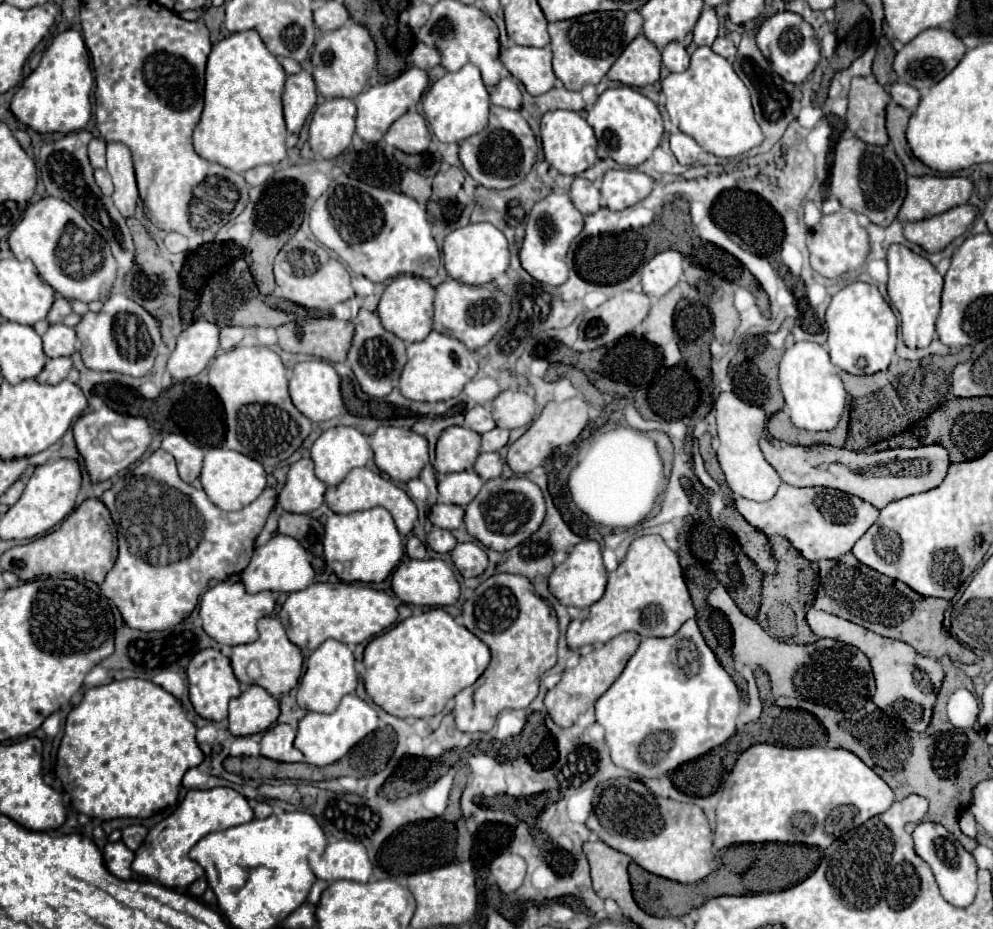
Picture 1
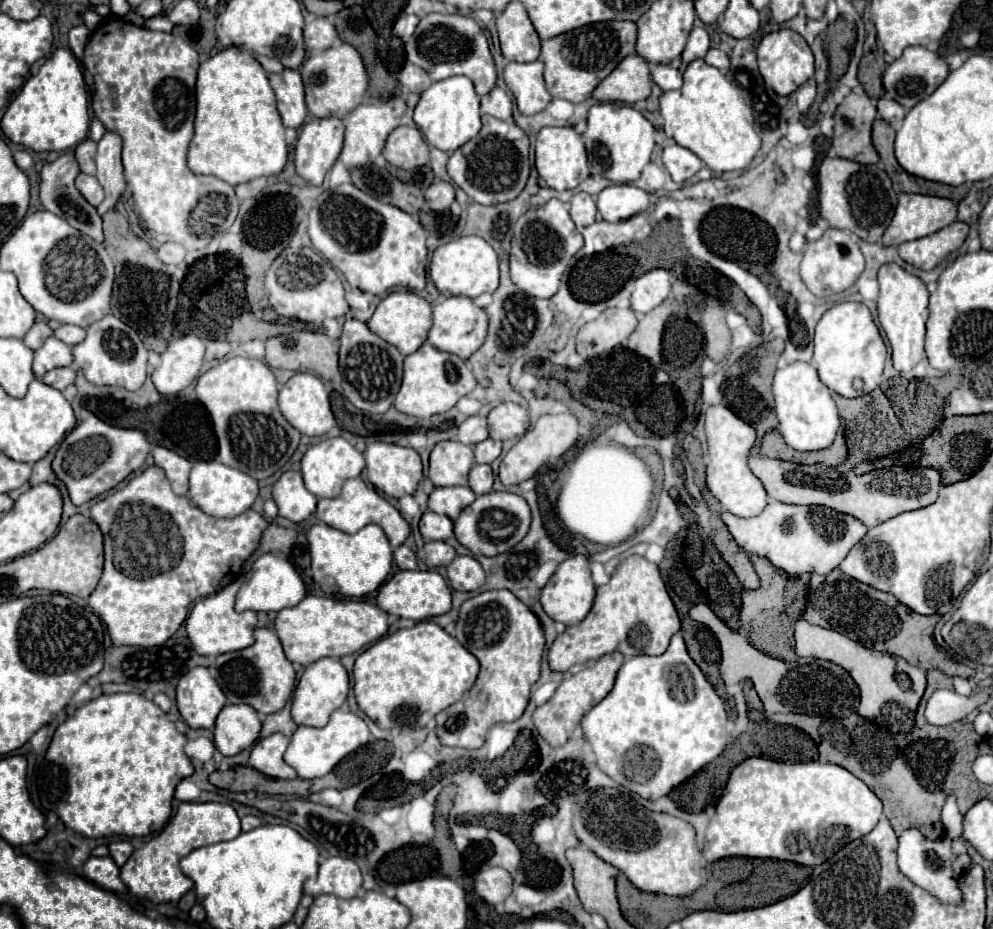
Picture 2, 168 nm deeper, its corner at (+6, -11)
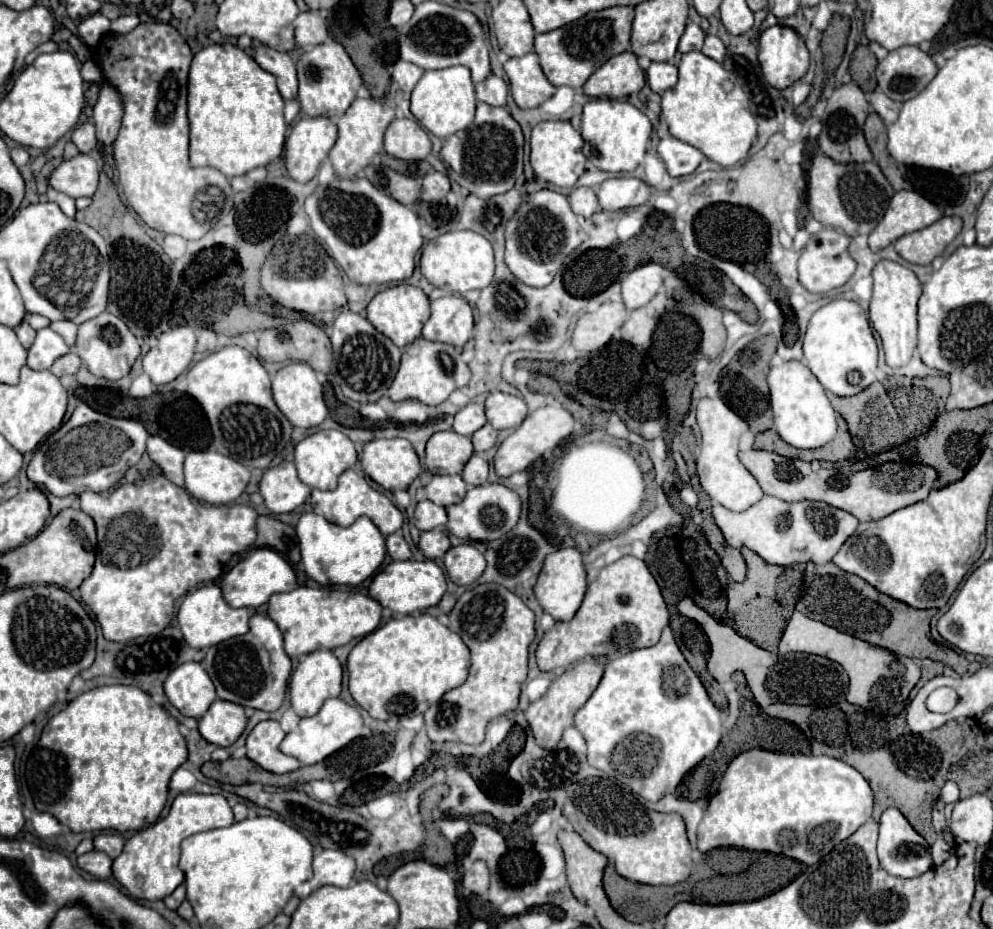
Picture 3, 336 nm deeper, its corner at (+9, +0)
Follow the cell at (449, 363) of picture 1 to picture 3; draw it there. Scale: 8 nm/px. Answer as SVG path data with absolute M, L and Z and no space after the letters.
M417 338L415 342L403 346L403 356L401 356L401 366L399 372L389 388L389 398L399 402L399 400L419 400L427 406L439 406L449 398L449 394L457 388L463 388L471 378L469 366L461 360L459 350L449 344L441 342L431 342L425 338Z

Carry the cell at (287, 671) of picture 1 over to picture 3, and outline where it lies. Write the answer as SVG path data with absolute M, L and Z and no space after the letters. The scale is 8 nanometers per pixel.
M261 614L251 616L247 634L211 646L201 666L211 676L221 700L267 712L273 712L283 704L291 676L291 660L283 650L283 636L271 618Z

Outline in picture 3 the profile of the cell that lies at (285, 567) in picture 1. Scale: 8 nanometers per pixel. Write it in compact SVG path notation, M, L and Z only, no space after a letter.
M255 548L249 552L247 558L243 558L237 566L233 566L219 582L223 590L223 598L233 608L257 608L265 604L273 594L279 592L291 592L297 588L297 578L291 568L291 564L277 554L271 548Z

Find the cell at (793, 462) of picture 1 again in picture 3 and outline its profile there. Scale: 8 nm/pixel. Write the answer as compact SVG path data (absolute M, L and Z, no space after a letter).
M745 450L739 454L743 466L757 478L765 494L781 498L785 502L799 500L821 500L835 508L851 512L859 522L879 520L899 508L911 506L919 500L925 500L935 482L935 468L925 464L903 464L903 462L885 462L875 468L861 472L851 472L849 468L815 468L805 460L791 460L775 452L765 450Z

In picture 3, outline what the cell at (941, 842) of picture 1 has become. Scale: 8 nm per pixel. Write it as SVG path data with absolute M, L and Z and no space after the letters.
M889 808L883 812L881 820L879 820L879 840L877 840L877 854L879 854L879 862L881 866L899 878L917 878L921 874L925 874L927 870L933 868L933 858L931 858L931 846L927 844L927 840L913 830L913 826L907 822L907 818L897 810L897 808Z

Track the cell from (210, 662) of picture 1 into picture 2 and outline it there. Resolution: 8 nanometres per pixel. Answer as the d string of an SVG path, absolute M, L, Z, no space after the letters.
M194 667L176 685L176 705L192 729L212 729L226 697L206 667Z

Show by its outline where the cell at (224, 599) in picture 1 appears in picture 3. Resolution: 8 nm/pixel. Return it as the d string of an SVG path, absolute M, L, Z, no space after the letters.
M217 584L201 586L193 592L189 592L177 612L177 620L183 632L185 642L191 648L209 648L215 644L221 644L233 636L241 636L249 632L249 610L247 608L231 608L221 594L221 588Z

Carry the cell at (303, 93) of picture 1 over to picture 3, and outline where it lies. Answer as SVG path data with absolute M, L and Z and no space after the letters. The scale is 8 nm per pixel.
M255 44L253 58L263 70L271 72L277 78L277 88L279 88L283 100L297 98L297 70L295 70L295 62L291 60L289 54L277 52L263 44Z

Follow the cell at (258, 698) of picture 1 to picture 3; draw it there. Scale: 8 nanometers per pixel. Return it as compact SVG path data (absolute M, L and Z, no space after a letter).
M215 700L211 708L199 720L201 736L217 746L231 746L245 730L247 716L241 704L231 704L227 700Z

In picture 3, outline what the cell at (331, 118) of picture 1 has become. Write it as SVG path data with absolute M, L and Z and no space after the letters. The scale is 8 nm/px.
M327 116L301 118L285 140L285 166L293 180L309 182L337 140L337 126Z

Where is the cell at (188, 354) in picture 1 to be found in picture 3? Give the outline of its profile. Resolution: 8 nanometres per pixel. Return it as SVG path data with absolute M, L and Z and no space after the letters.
M177 326L159 336L155 348L143 358L143 370L155 384L169 384L181 376L195 354L195 332L191 326Z

